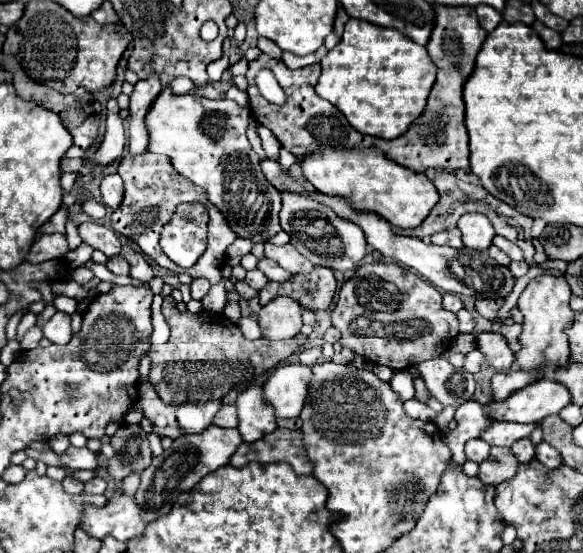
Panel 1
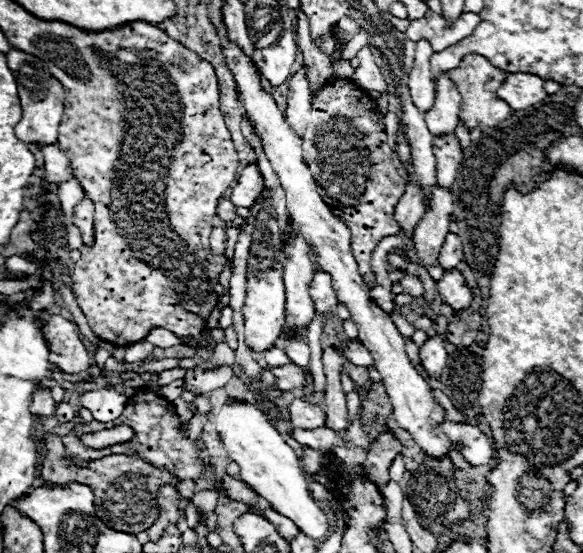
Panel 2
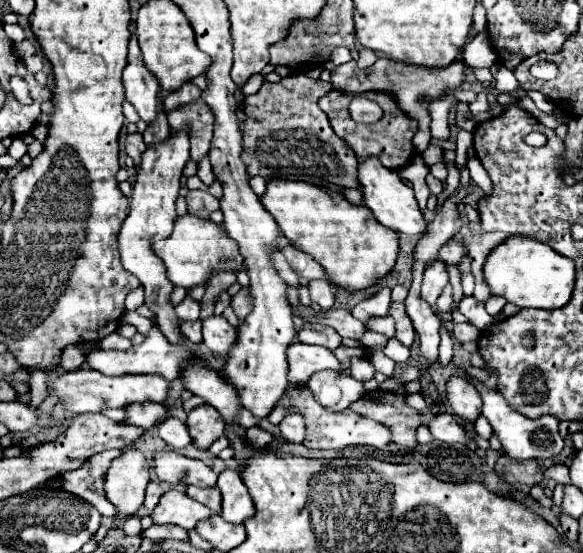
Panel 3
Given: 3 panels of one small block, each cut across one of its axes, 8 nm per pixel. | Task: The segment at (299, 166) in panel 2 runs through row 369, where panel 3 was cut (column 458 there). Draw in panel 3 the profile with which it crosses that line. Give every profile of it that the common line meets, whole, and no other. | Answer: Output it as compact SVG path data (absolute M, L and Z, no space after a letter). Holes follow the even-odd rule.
M452 376L446 382L446 400L450 404L450 412L458 414L460 418L474 422L476 416L482 412L480 394L468 380L460 376Z

